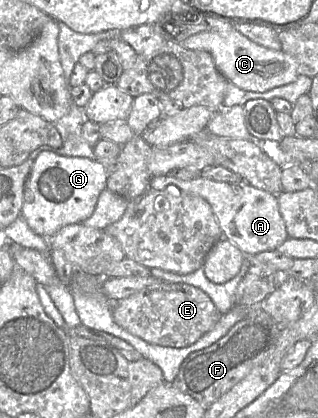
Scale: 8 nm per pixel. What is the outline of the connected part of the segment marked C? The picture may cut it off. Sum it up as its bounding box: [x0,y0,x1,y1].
[180,27,299,92]

